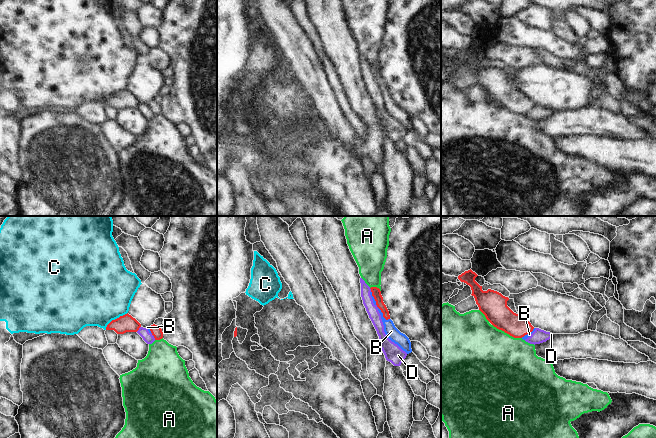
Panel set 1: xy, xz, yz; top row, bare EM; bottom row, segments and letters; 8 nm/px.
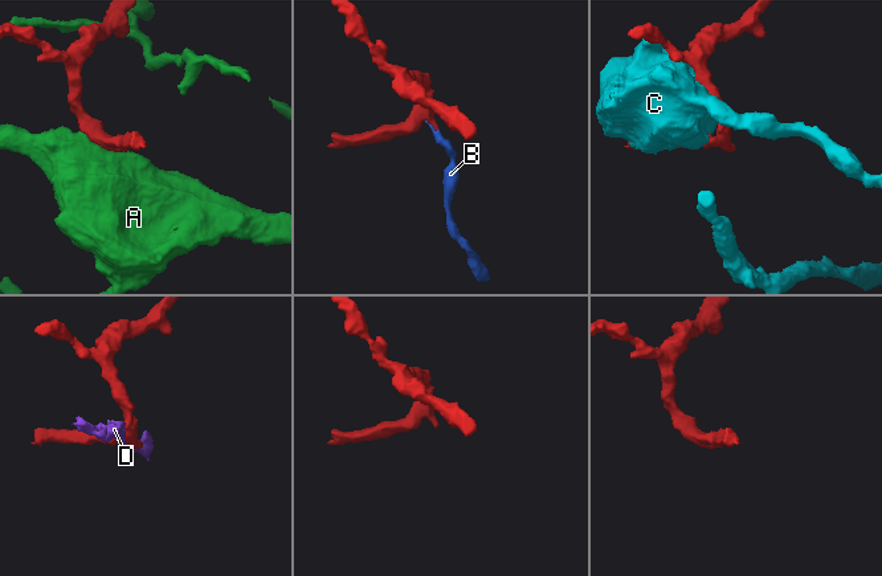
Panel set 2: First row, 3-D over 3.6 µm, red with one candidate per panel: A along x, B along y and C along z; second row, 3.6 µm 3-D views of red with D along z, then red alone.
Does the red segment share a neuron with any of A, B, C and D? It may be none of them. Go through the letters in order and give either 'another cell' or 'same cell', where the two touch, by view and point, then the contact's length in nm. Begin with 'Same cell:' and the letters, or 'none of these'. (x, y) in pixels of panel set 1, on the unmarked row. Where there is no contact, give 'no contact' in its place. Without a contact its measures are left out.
Same cell: B
A: another cell | yz (507, 109) | 260 nm
B: same cell | xz (377, 82) | 280 nm
C: another cell | xy (115, 95) | 240 nm
D: another cell | xy (138, 105) | 60 nm

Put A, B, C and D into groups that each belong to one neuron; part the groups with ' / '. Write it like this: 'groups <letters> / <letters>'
groups A / B / C / D

